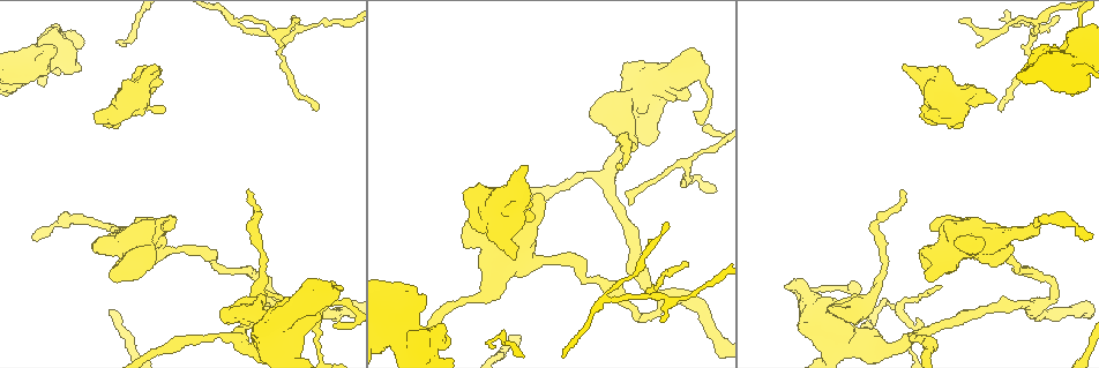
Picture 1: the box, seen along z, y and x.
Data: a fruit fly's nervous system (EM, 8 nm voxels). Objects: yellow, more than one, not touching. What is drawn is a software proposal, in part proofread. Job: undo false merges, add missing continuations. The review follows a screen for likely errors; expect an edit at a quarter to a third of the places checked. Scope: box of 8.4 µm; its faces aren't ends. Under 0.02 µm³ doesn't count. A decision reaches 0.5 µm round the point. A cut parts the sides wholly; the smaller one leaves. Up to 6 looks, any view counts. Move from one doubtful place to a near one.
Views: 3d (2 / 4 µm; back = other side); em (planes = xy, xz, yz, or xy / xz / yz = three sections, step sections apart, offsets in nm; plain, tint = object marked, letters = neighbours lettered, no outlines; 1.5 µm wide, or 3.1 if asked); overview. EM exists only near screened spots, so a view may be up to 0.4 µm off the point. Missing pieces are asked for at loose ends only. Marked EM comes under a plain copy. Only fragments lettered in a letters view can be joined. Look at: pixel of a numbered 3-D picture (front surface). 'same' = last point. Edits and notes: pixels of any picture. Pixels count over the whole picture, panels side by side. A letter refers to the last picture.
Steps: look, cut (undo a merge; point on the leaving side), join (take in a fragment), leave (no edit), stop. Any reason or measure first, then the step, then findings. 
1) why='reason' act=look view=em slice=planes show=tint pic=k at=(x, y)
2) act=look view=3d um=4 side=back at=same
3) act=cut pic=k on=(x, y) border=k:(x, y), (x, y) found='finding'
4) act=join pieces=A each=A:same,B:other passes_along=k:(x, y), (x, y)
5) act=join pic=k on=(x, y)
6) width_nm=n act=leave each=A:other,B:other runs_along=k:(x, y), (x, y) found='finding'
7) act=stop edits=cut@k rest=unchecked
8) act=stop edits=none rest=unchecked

why='branch stops here' act=look view=em slice=planes show=letters pic=1 at=(470, 220)

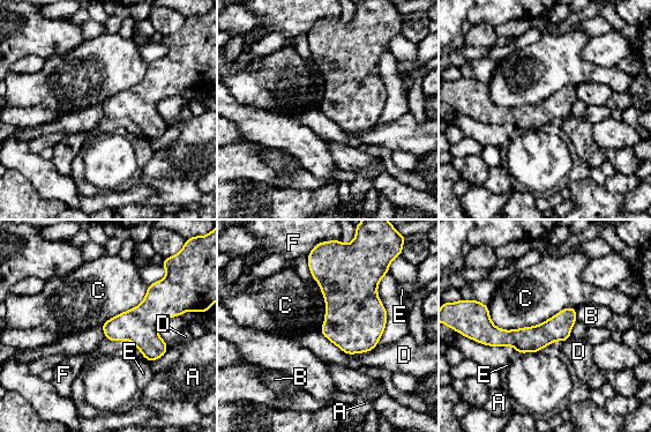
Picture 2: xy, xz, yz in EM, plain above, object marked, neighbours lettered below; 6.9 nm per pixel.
act=leave each=A:other,B:other,C:other,D:other,E:other,F:other runs_along=2:(573, 310), (536, 337), (481, 326) found='none of them fits'

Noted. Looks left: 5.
why='stops while still wide' act=look view=em slice=planes show=letters pic=1 at=(1031, 53)

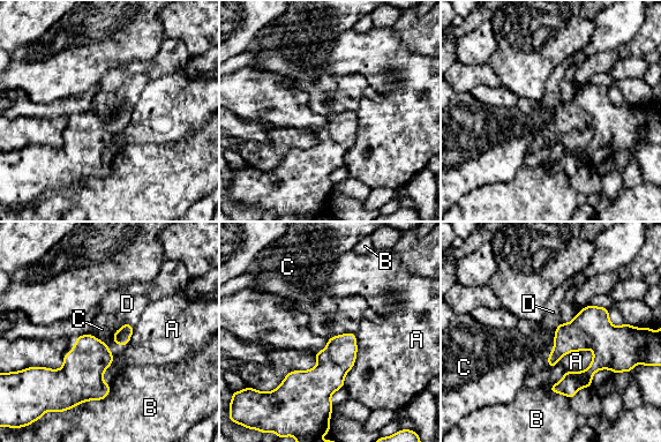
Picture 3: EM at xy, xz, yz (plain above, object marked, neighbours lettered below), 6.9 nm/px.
act=leave each=A:other,B:other,C:other,D:other border=3:(354, 332), (343, 332), (327, 338) found='no lettered fragment goes on from it'

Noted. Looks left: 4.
why='branch stops here' act=look view=3d um=2 side=back pic=1 at=(528, 167)

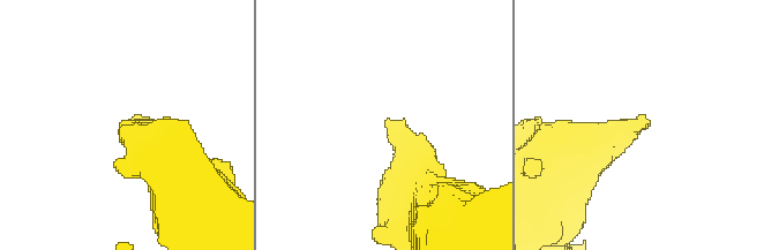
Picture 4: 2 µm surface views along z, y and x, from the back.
act=look view=em slice=xz step=4 show=tint pic=4 at=(387, 120)

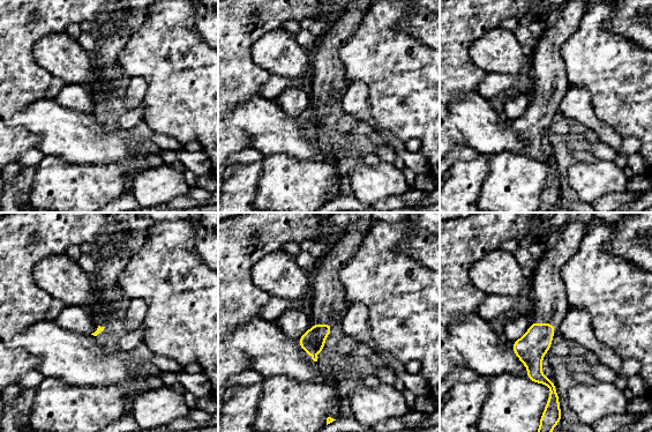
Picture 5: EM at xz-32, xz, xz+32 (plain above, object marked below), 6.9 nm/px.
act=look view=em slice=xz step=4 show=letters at=same

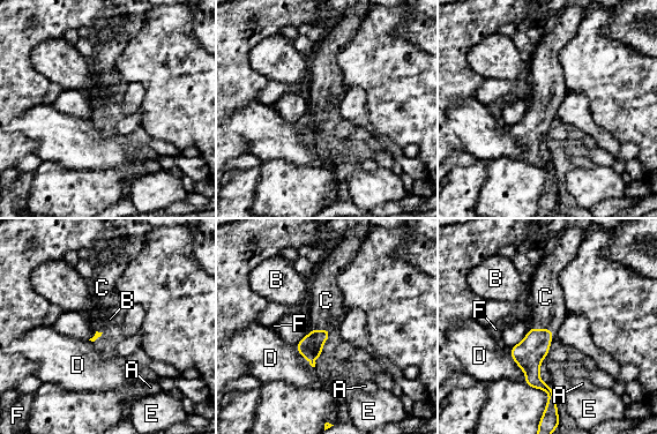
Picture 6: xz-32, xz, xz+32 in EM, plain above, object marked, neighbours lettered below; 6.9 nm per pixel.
act=join pieces=C each=A:other,B:other,C:same,D:other,E:other,F:other found='the neuron continues'

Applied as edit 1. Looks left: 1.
act=stop edits=join@6 rest=unchecked

